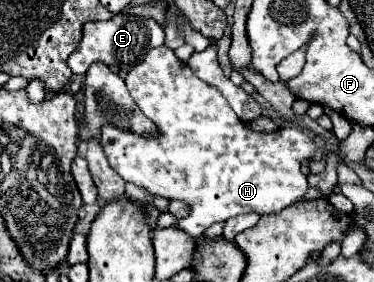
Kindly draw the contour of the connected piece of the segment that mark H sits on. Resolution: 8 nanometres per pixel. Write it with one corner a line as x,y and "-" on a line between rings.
158,46
148,50
146,58
134,66
128,76
128,90
140,110
156,124
158,138
152,136
138,136
132,130
120,130
116,126
102,126
100,130
100,144
106,152
110,166
126,180
134,182
140,188
164,198
178,198
190,206
190,216
178,220
178,228
186,230
192,238
204,234
216,222
226,222
238,214
256,212
264,214
278,214
292,202
296,202
308,188
306,174
302,172
302,158
316,156
318,148
308,132
296,126
284,126
274,132
262,134
250,130
230,108
226,98
220,94
218,88
200,80
188,64
182,64
174,50
168,46

